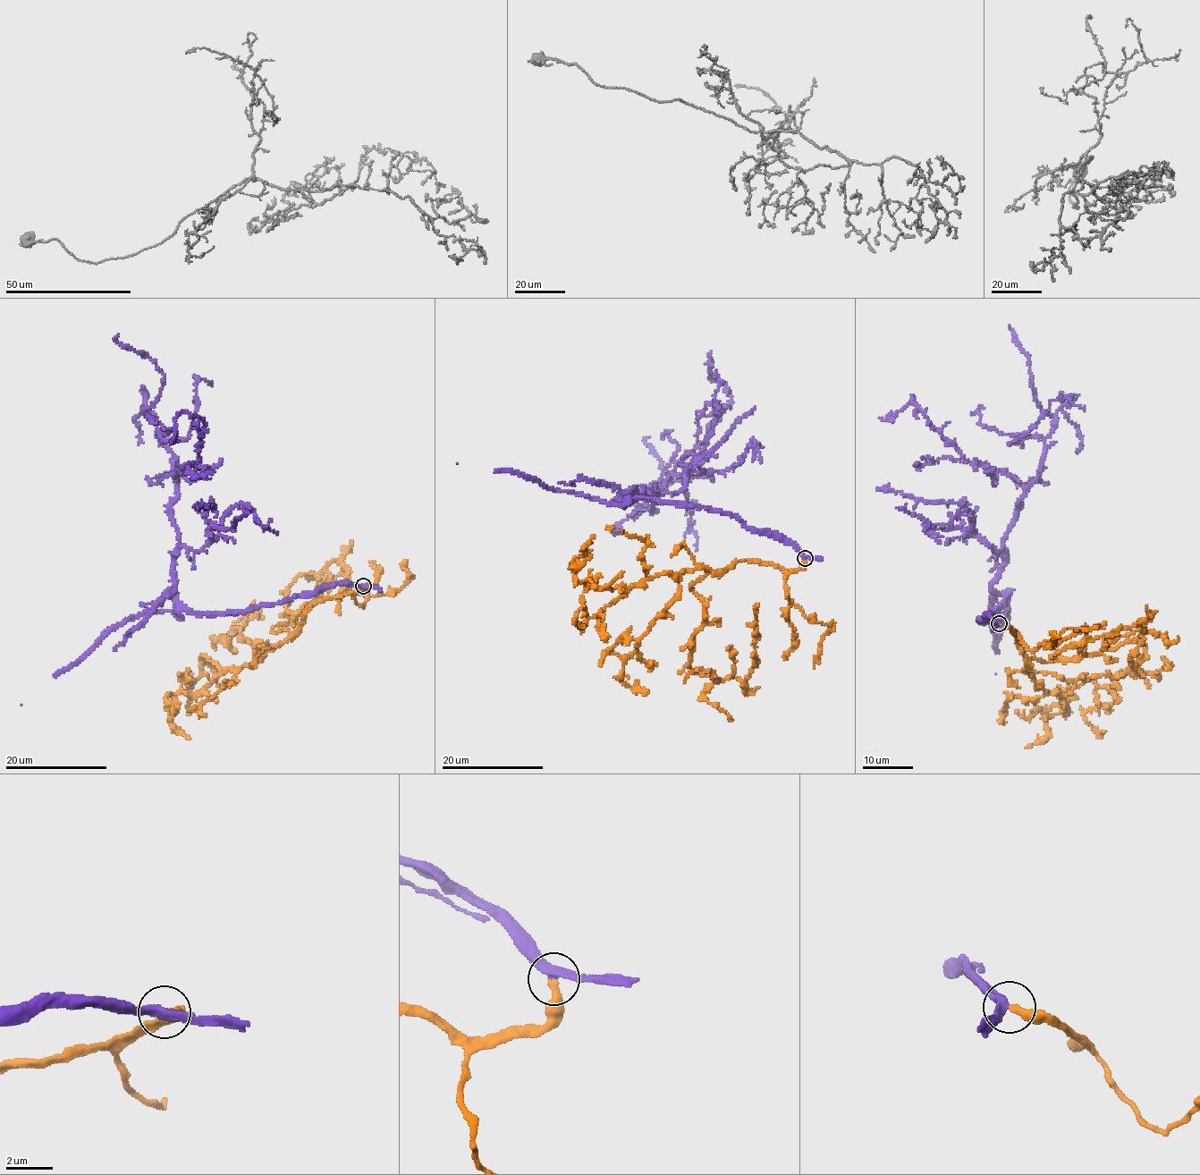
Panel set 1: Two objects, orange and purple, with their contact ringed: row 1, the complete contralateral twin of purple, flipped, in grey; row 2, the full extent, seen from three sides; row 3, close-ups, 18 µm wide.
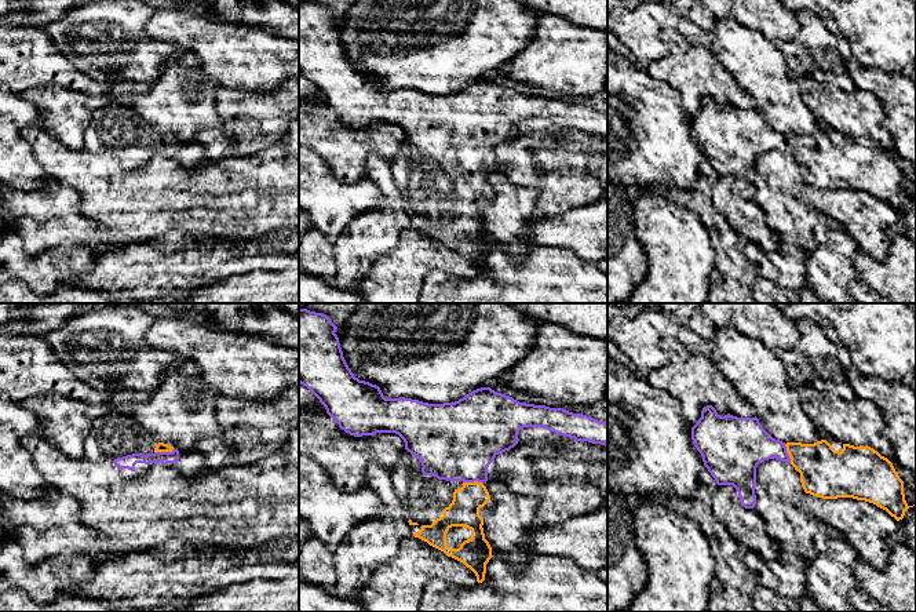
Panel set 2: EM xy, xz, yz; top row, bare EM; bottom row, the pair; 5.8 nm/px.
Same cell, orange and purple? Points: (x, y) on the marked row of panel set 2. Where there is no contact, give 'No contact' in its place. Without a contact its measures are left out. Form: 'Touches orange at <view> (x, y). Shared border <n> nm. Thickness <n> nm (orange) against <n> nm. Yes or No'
Touches orange at xy (164, 451). Shared border 120 nm. Thickness 60 nm (orange) against 80 nm. Yes

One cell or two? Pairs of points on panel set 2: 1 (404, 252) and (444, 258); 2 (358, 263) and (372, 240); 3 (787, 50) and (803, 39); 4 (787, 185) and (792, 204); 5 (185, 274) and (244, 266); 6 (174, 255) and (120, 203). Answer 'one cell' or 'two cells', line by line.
1: one cell
2: one cell
3: one cell
4: one cell
5: one cell
6: two cells

